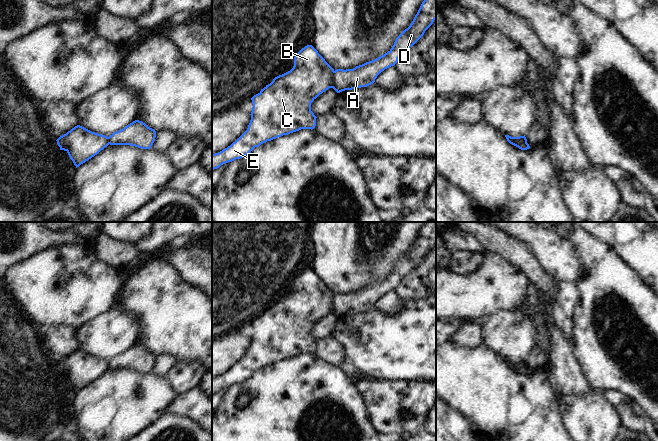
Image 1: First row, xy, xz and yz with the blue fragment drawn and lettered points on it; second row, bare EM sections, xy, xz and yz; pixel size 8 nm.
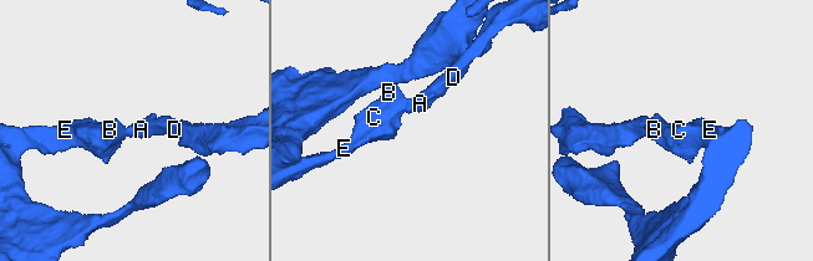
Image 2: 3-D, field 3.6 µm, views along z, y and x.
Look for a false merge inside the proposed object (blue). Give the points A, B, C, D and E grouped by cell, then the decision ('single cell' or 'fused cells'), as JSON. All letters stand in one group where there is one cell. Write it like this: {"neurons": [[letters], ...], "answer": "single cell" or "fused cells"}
{"neurons": [["A", "D"], ["B", "C", "E"]], "answer": "fused cells"}

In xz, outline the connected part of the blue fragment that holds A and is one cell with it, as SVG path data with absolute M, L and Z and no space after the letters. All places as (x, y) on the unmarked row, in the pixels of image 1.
M426 222L410 250L396 262L392 272L384 279L356 290L353 293L337 293L332 299L332 312L340 317L367 311L375 306L385 293L394 290L402 277L412 271L436 243L436 222Z

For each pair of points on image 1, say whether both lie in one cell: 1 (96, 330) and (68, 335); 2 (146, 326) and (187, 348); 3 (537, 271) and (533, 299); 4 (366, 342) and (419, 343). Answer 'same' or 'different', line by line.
1: different
2: same
3: different
4: same

